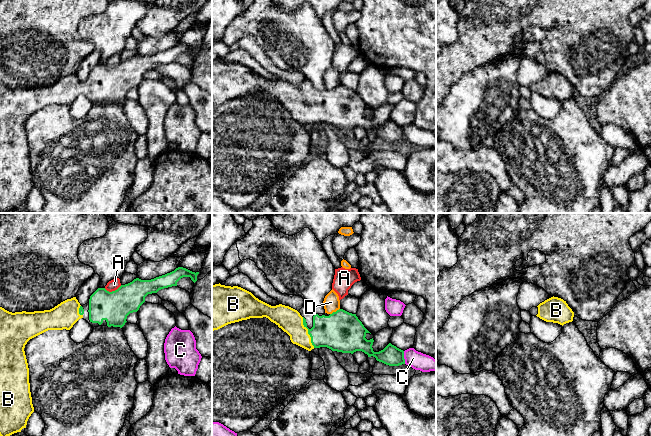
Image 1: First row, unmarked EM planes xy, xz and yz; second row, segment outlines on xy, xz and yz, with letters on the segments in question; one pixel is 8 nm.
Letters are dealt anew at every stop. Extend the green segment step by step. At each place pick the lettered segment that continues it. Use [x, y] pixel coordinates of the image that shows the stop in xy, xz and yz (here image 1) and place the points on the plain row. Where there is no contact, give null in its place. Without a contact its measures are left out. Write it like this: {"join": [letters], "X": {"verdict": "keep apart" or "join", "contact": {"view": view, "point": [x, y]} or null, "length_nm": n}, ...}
{"join": ["B"], "A": {"verdict": "keep apart", "contact": {"view": "xy", "point": [112, 67]}, "length_nm": 150}, "B": {"verdict": "join", "contact": {"view": "xz", "point": [308, 108]}, "length_nm": 260}, "C": {"verdict": "keep apart", "contact": {"view": "xz", "point": [403, 133]}, "length_nm": 110}, "D": {"verdict": "keep apart", "contact": {"view": "xz", "point": [334, 88]}, "length_nm": 90}}

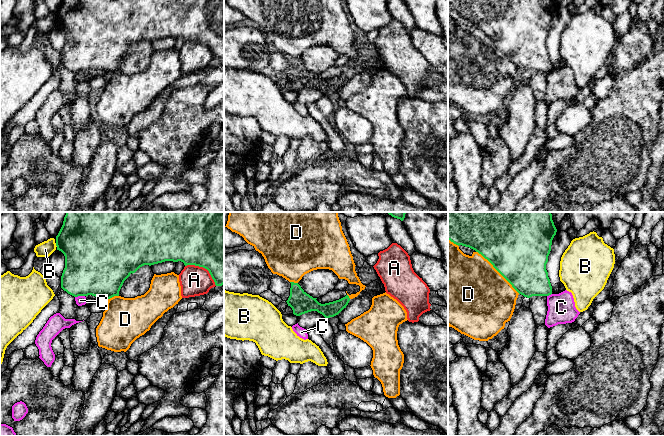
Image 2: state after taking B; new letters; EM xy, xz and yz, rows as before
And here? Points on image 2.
{"join": [], "A": {"verdict": "keep apart", "contact": {"view": "xy", "point": [204, 43]}, "length_nm": 300}, "B": {"verdict": "keep apart", "contact": {"view": "xy", "point": [56, 21]}, "length_nm": 40}, "C": {"verdict": "keep apart", "contact": {"view": "xy", "point": [79, 71]}, "length_nm": 80}, "D": {"verdict": "keep apart", "contact": {"view": "yz", "point": [497, 46]}, "length_nm": 480}}

